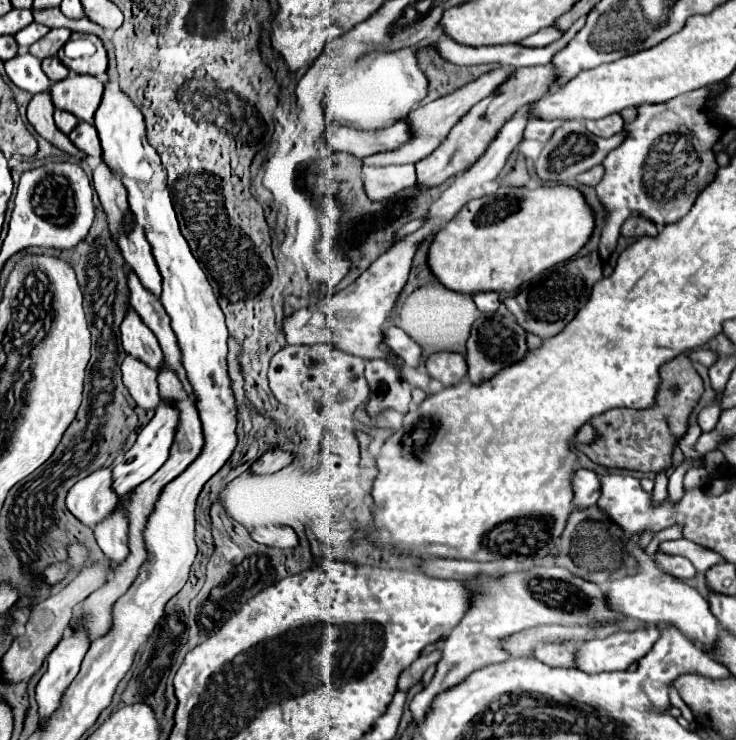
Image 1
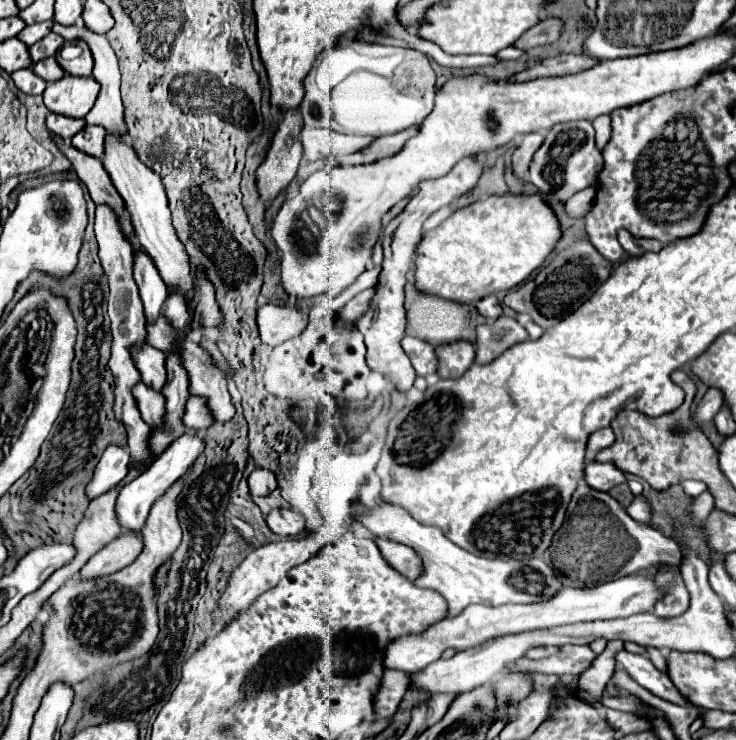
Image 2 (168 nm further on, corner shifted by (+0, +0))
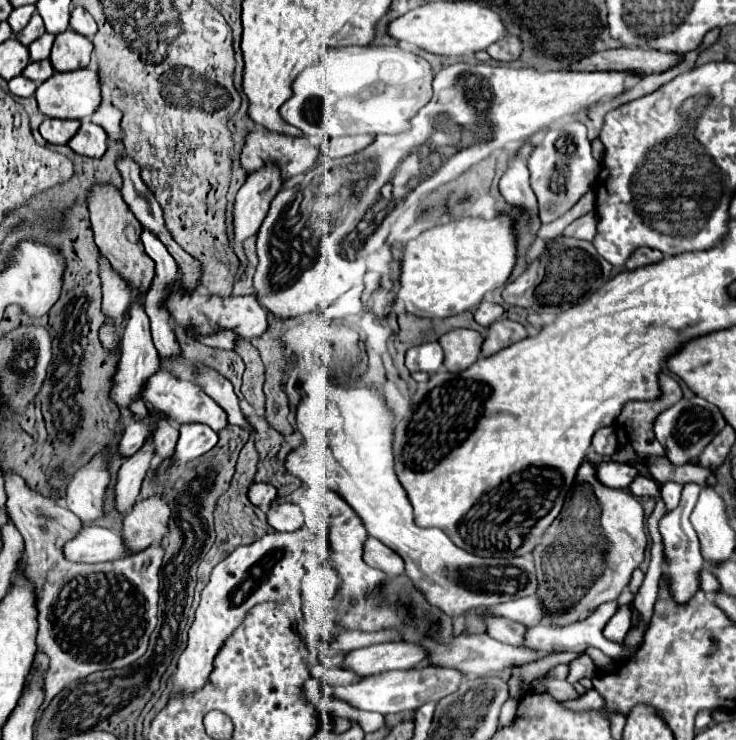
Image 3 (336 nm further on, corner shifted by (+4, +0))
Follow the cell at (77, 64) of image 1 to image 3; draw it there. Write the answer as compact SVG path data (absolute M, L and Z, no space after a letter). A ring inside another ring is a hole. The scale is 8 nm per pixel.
M68 29L56 35L50 53L50 63L54 65L56 71L86 69L90 65L90 53L92 53L92 43L84 35Z

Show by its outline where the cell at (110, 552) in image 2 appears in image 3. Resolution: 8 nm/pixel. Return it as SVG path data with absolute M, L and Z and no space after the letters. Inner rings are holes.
M162 497L142 499L134 509L124 517L122 537L128 541L132 553L144 551L152 543L158 543L168 531L170 507Z

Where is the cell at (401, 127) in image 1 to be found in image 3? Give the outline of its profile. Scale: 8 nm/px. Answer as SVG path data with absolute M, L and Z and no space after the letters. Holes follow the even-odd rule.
M266 129L252 131L242 149L242 167L256 171L268 161L276 161L282 169L282 177L290 179L298 173L306 173L316 165L320 145L308 137L290 137L282 133L270 133Z

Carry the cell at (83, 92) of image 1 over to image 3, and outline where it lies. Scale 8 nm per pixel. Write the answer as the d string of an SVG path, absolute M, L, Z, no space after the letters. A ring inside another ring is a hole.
M78 69L68 73L54 73L48 81L44 81L36 89L38 107L44 115L54 119L84 119L90 117L100 105L100 83L98 73L94 69Z

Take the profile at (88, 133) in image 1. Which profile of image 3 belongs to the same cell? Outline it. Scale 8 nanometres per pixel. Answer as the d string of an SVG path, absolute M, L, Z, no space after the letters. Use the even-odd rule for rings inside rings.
M84 119L78 133L68 141L68 147L72 147L80 155L102 157L108 149L108 137L100 125L94 125L88 119Z

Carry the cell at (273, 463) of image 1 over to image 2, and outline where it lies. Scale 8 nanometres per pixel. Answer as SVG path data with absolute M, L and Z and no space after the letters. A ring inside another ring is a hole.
M254 469L248 477L248 487L252 497L266 497L276 489L276 477L264 469Z

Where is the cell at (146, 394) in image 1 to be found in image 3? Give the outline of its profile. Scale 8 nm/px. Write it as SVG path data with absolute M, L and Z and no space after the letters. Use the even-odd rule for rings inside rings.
M160 421L156 425L156 433L152 433L154 445L156 445L156 455L162 459L168 459L174 453L174 445L178 439L178 427L172 425L172 421Z

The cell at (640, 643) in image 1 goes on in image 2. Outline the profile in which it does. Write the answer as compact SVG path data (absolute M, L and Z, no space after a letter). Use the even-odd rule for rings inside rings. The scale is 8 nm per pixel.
M562 645L558 647L558 651L550 657L544 659L528 659L528 657L520 657L514 665L510 665L510 671L516 673L556 673L556 675L580 675L584 673L592 661L594 661L594 653L588 645Z

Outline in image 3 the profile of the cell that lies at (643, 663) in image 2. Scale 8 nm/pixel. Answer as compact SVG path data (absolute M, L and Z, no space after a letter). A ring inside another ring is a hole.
M616 601L604 603L600 605L600 609L596 609L596 613L592 613L590 617L586 617L584 621L576 621L572 625L538 625L538 627L530 627L526 629L526 647L538 649L538 651L574 651L574 653L584 653L588 647L596 647L600 649L604 655L608 655L610 659L614 659L616 663L626 663L632 661L638 653L638 649L628 649L628 645L624 643L612 643L602 635L604 625L610 621L610 617L616 613Z

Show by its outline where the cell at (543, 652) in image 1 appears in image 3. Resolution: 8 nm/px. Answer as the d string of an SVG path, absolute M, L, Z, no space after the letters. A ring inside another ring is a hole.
M490 619L488 621L488 635L494 637L496 641L514 645L514 647L522 647L524 645L524 633L526 627L520 623L512 623L508 619Z

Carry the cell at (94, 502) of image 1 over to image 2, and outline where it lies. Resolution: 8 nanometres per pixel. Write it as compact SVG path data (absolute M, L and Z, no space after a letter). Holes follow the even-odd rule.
M110 445L104 451L100 463L96 465L94 481L92 485L88 485L88 497L94 499L100 493L106 493L114 485L118 485L128 473L128 463L130 463L128 451L120 445Z

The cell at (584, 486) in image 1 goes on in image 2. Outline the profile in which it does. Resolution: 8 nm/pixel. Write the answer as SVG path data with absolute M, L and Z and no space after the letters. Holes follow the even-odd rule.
M592 461L586 465L586 483L598 491L610 491L612 487L626 483L626 475L612 463Z

